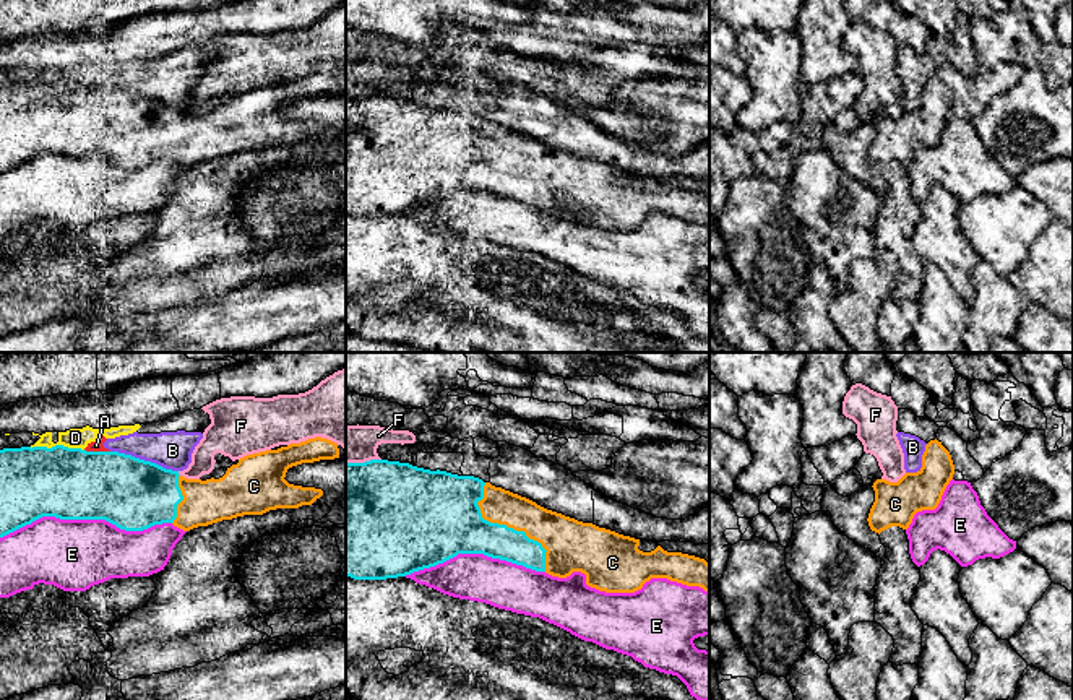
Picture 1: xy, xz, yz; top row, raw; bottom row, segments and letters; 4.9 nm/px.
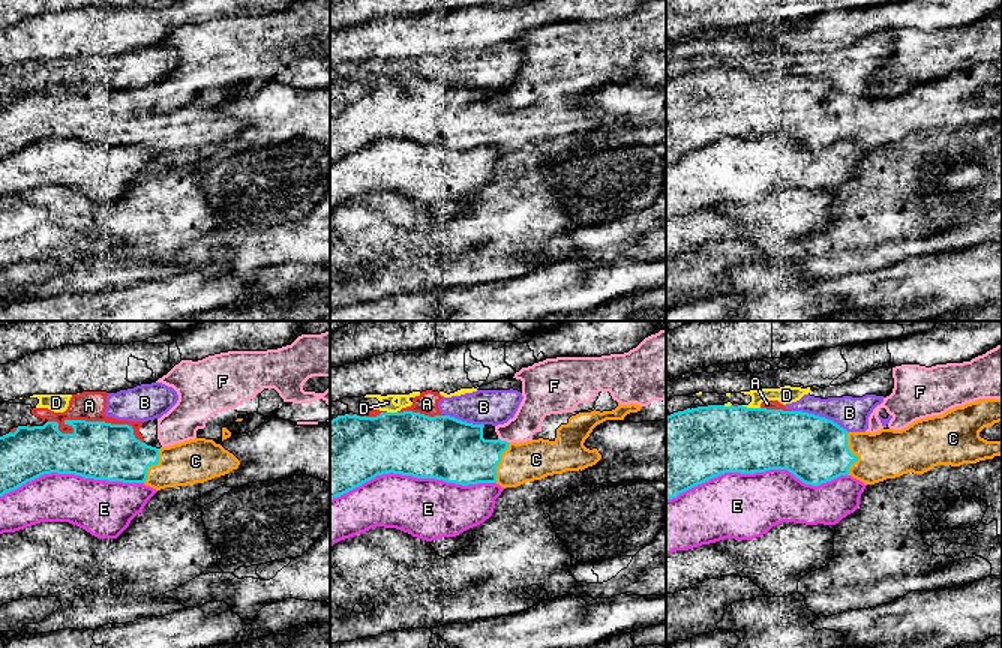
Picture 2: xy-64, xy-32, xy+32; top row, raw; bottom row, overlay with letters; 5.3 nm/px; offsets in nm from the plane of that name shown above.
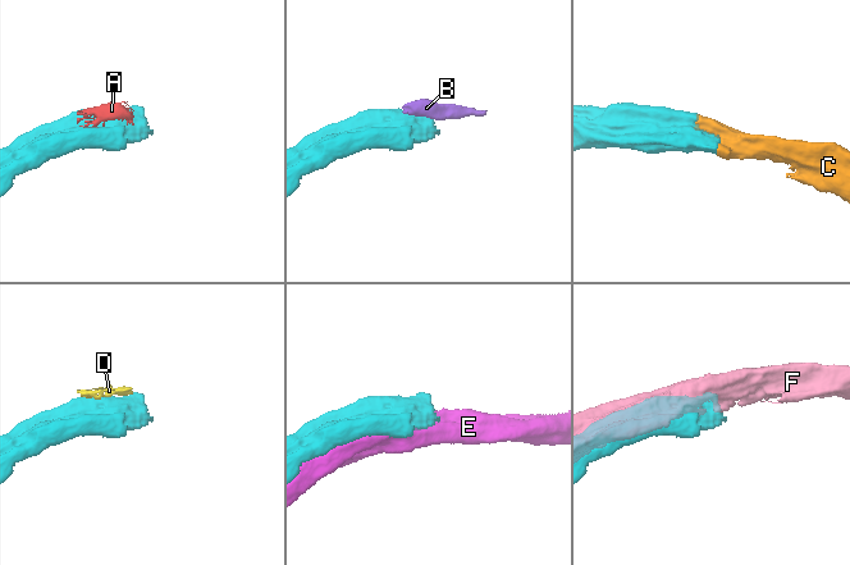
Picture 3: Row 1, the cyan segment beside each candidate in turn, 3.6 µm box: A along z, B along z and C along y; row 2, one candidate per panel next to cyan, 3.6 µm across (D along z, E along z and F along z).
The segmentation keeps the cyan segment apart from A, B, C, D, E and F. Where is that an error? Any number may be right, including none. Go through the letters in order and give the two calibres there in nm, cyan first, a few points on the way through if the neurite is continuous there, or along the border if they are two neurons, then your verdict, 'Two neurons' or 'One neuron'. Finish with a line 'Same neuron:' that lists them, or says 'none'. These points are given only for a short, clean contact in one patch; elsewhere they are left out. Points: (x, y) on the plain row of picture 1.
A: Thickness 360 nm (cyan) against 50 nm. Two neurons
B: Thickness 360 nm (cyan) against 190 nm. Boundary: xy (111, 86), (130, 90), (177, 108). Two neurons
C: Thickness 280 nm (cyan) against 190 nm. One neuron
D: Thickness 360 nm (cyan) against 100 nm. Two neurons
E: Thickness 360 nm (cyan) against 360 nm. Two neurons
F: Thickness 500 nm (cyan) against 190 nm. Two neurons
Same neuron: C

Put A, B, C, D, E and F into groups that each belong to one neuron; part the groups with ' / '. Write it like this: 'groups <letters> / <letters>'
groups A B D / C / E / F

